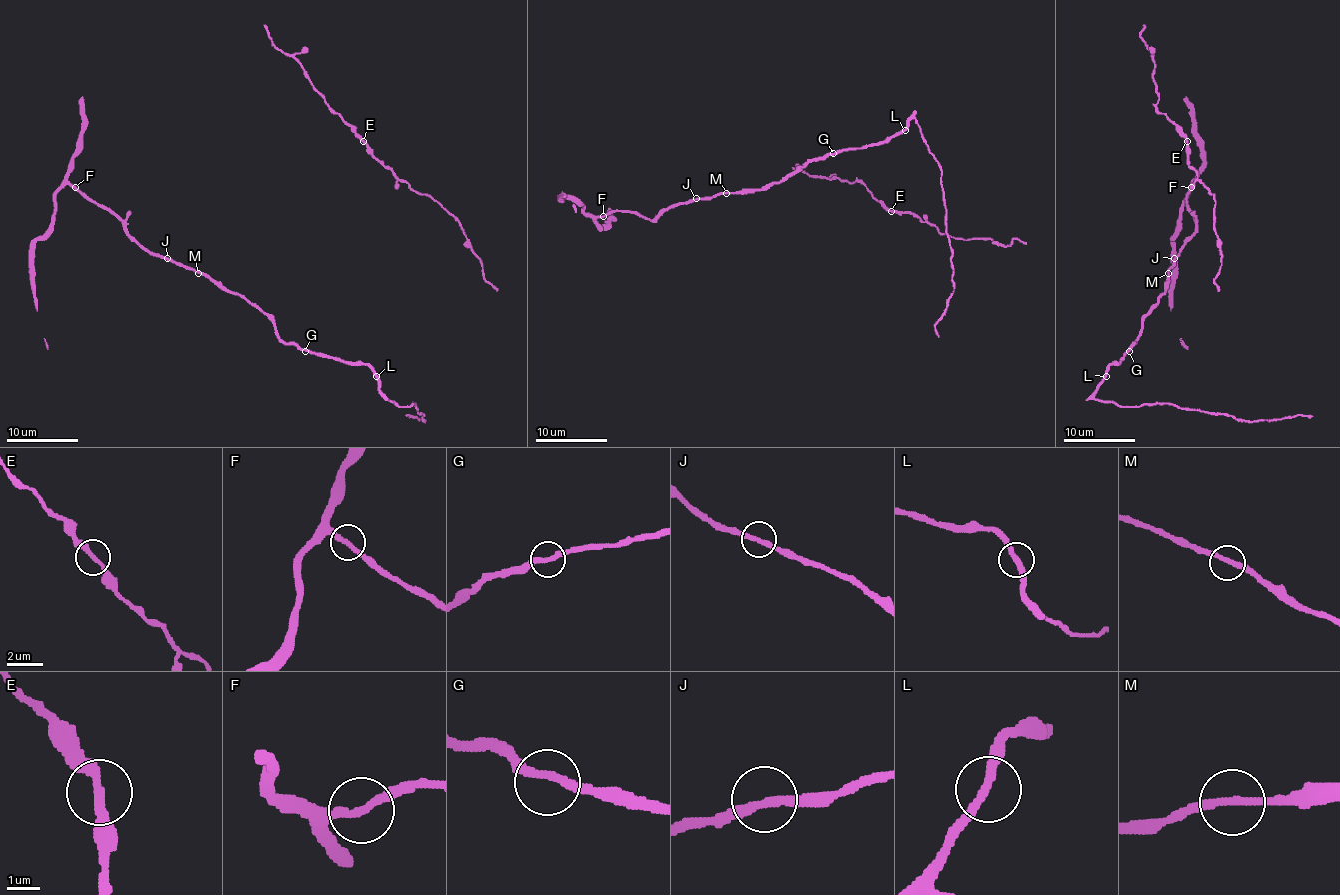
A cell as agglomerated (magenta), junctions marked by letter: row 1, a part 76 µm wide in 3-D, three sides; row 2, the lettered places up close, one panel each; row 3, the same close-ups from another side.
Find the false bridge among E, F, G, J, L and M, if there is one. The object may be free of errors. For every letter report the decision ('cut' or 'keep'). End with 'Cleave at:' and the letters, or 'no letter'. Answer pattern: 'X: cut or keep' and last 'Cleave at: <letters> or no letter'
E: cut
F: keep
G: keep
J: keep
L: keep
M: keep
Cleave at: E

